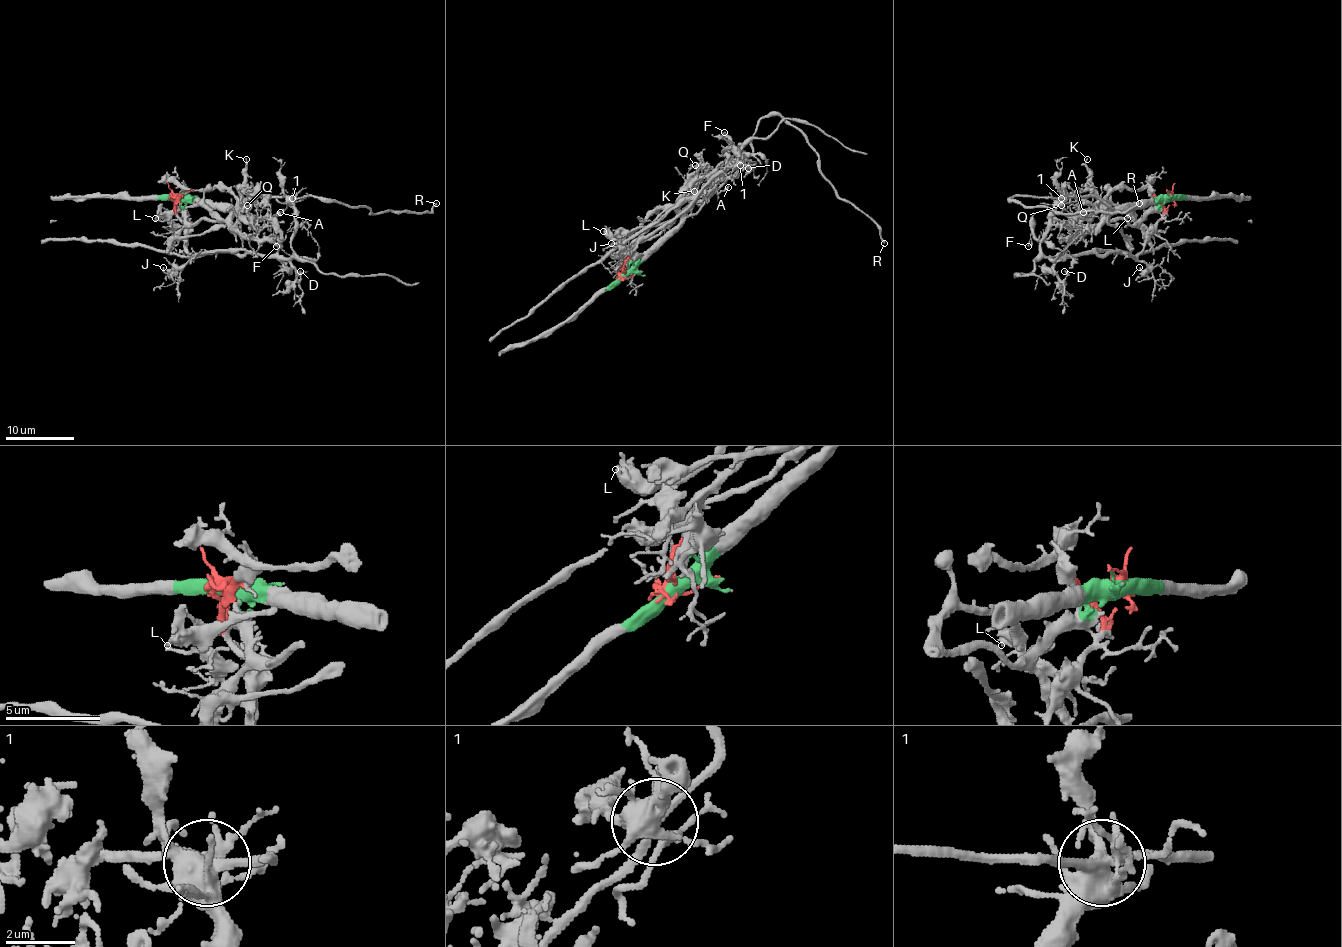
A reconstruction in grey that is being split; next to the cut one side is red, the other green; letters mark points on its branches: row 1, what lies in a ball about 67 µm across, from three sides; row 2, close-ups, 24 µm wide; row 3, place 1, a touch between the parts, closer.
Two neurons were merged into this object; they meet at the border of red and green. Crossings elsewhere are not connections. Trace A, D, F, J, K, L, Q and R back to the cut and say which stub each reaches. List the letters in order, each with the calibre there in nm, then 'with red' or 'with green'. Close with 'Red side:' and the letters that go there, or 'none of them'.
A: calibre 400 nm; with green
D: calibre 200 nm; with red
F: calibre 120 nm; with red
J: calibre 150 nm; with red
K: calibre 110 nm; with green
L: calibre 300 nm; with green
Q: calibre 110 nm; with green
R: calibre 220 nm; with green
Red side: D, F, J

